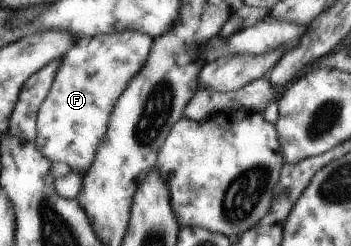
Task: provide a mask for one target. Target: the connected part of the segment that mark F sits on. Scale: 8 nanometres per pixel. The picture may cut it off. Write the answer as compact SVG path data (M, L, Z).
M123 31L80 37L61 60L49 94L37 116L37 148L52 163L64 162L83 177L107 132L115 102L129 80L143 68L152 38L142 32Z

